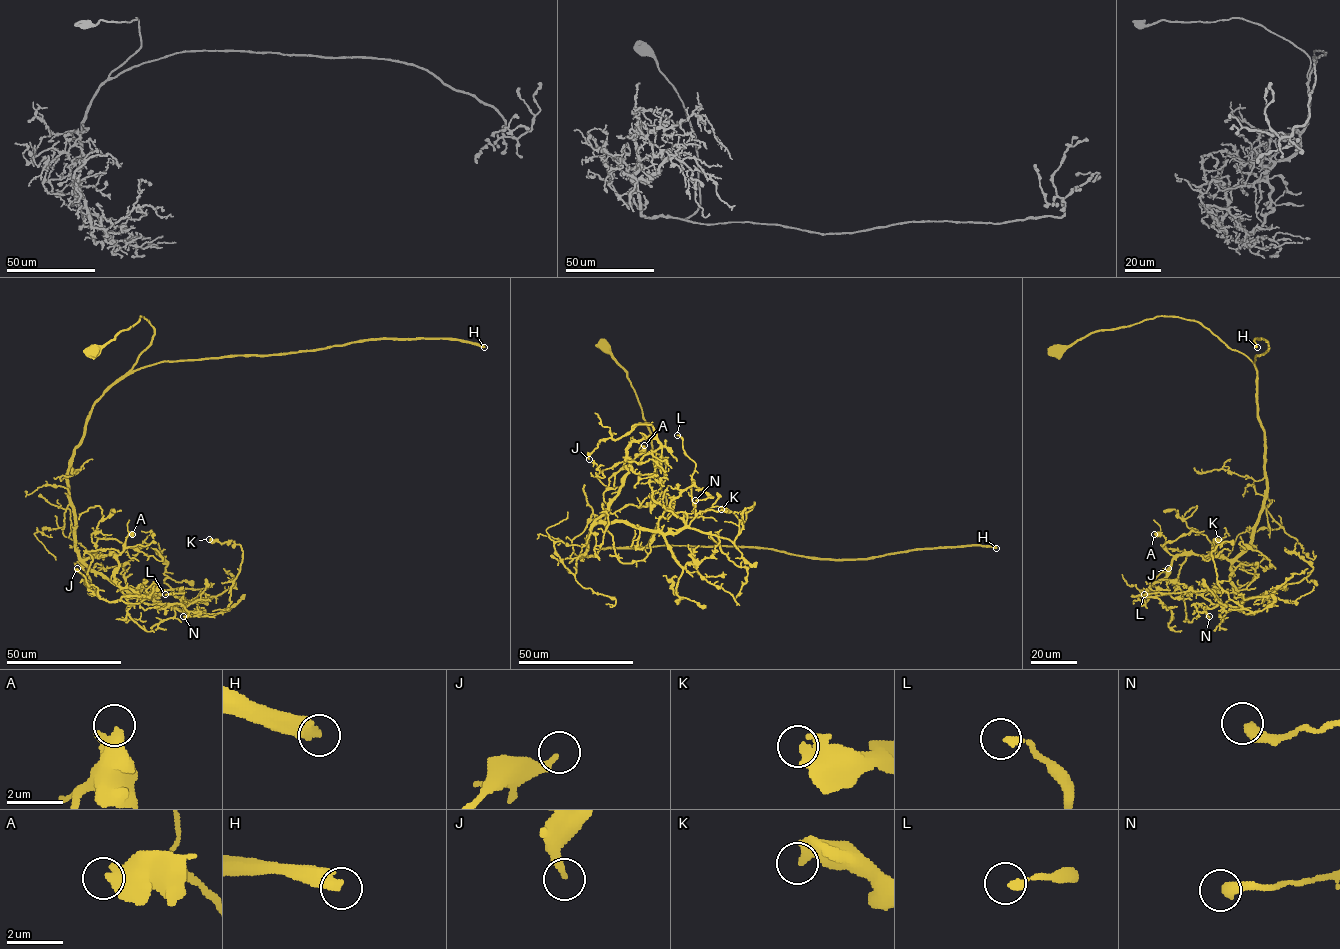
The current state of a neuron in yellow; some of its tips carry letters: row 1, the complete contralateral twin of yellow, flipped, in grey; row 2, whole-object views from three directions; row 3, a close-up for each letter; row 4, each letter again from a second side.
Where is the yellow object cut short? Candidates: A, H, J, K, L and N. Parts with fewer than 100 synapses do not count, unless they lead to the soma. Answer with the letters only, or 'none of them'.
H

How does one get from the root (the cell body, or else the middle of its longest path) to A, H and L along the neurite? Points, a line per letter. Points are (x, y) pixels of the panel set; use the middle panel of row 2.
A: (605, 347), (626, 373), (641, 407), (666, 506), (645, 547), (602, 548), (580, 558), (590, 527), (644, 445)
H: (605, 347), (635, 392), (666, 497), (663, 515), (642, 548), (744, 546), (832, 559), (919, 549), (996, 548)
L: (605, 347), (666, 506), (645, 547), (580, 558), (598, 523), (689, 524), (695, 463), (677, 435)

